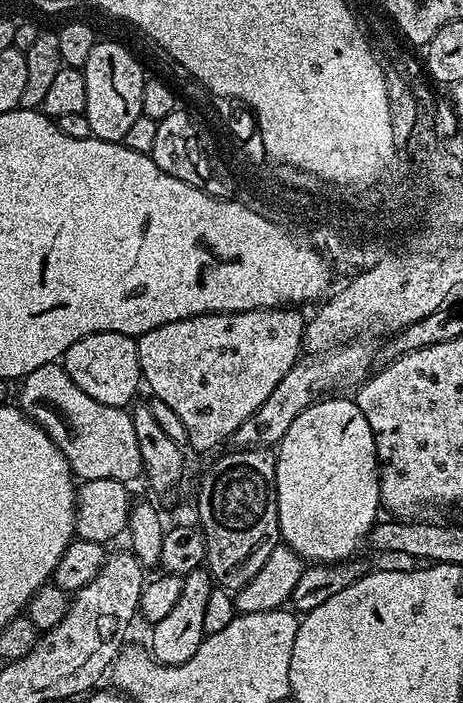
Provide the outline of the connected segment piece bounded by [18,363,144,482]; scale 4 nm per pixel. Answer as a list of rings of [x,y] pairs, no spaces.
[[[59,363],[38,366],[29,376],[23,377],[19,381],[20,401],[18,407],[21,412],[25,412],[32,420],[62,450],[68,465],[72,467],[73,477],[81,481],[93,480],[94,478],[114,478],[125,482],[132,482],[135,476],[139,477],[144,471],[142,454],[138,454],[138,438],[134,438],[134,422],[131,415],[125,409],[106,406],[102,402],[94,402],[90,394],[85,394],[83,390],[78,390],[66,374]]]

